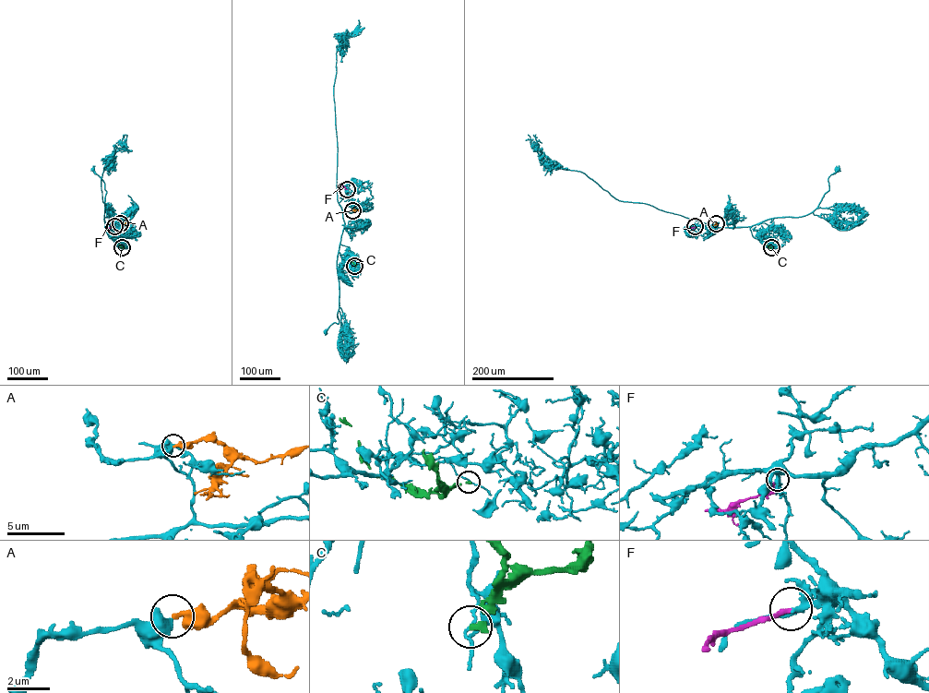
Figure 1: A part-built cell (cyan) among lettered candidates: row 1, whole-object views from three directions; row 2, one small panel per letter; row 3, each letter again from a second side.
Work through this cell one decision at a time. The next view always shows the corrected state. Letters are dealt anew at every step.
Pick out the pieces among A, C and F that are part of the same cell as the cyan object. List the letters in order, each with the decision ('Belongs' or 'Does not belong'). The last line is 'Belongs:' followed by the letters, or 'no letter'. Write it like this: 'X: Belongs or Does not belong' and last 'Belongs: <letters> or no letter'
A: Belongs
C: Does not belong
F: Does not belong
Belongs: A

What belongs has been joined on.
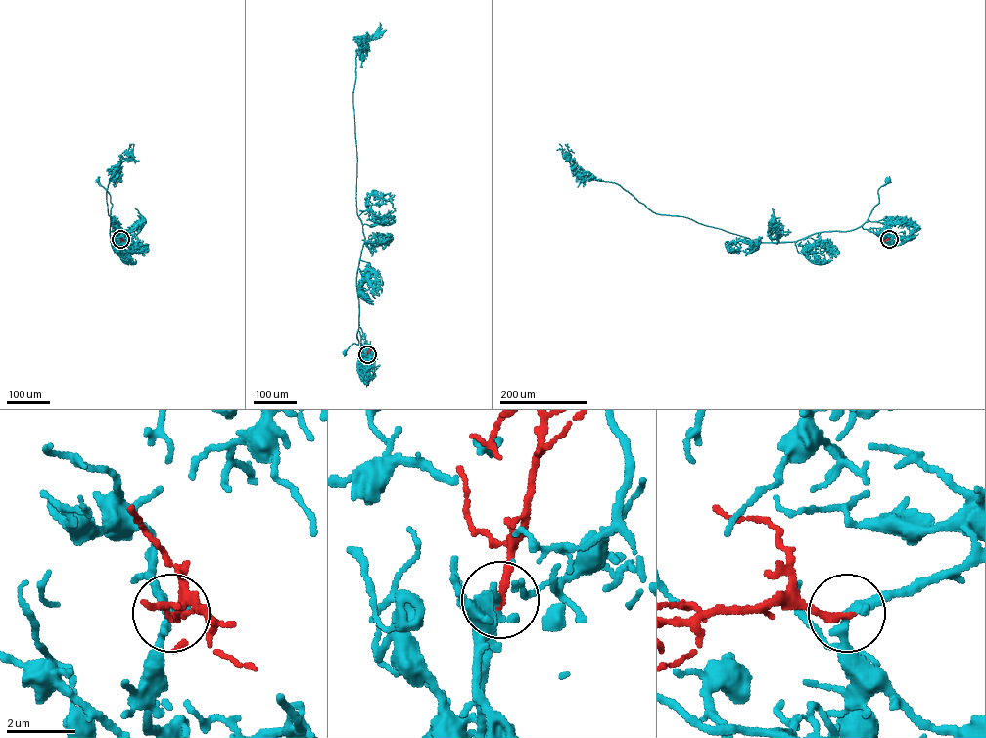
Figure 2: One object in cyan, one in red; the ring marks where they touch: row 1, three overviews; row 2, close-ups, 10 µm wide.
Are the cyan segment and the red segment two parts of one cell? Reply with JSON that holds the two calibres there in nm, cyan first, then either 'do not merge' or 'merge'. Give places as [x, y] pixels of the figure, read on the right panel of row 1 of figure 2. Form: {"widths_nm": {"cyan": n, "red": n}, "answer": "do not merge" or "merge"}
{"widths_nm": {"cyan": 280, "red": 220}, "answer": "merge"}

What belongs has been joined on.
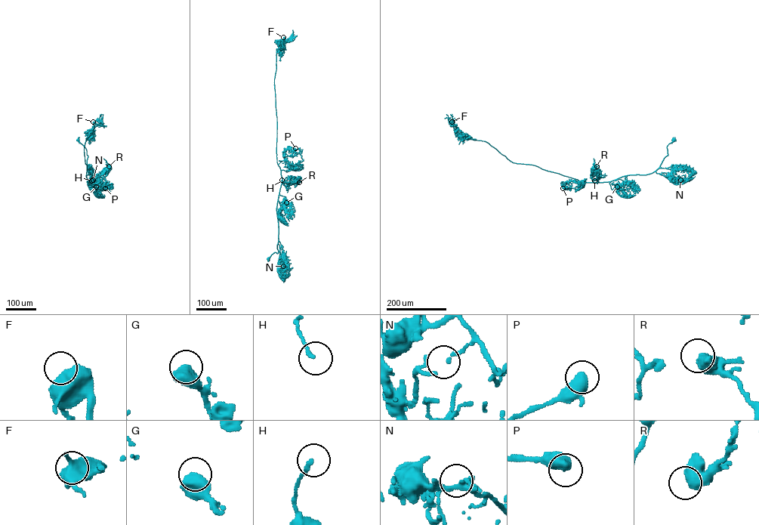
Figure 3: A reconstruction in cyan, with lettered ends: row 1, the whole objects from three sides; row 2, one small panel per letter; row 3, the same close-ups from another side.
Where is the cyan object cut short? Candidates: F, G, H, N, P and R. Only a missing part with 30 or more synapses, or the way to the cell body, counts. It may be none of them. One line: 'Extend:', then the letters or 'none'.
Extend: P

